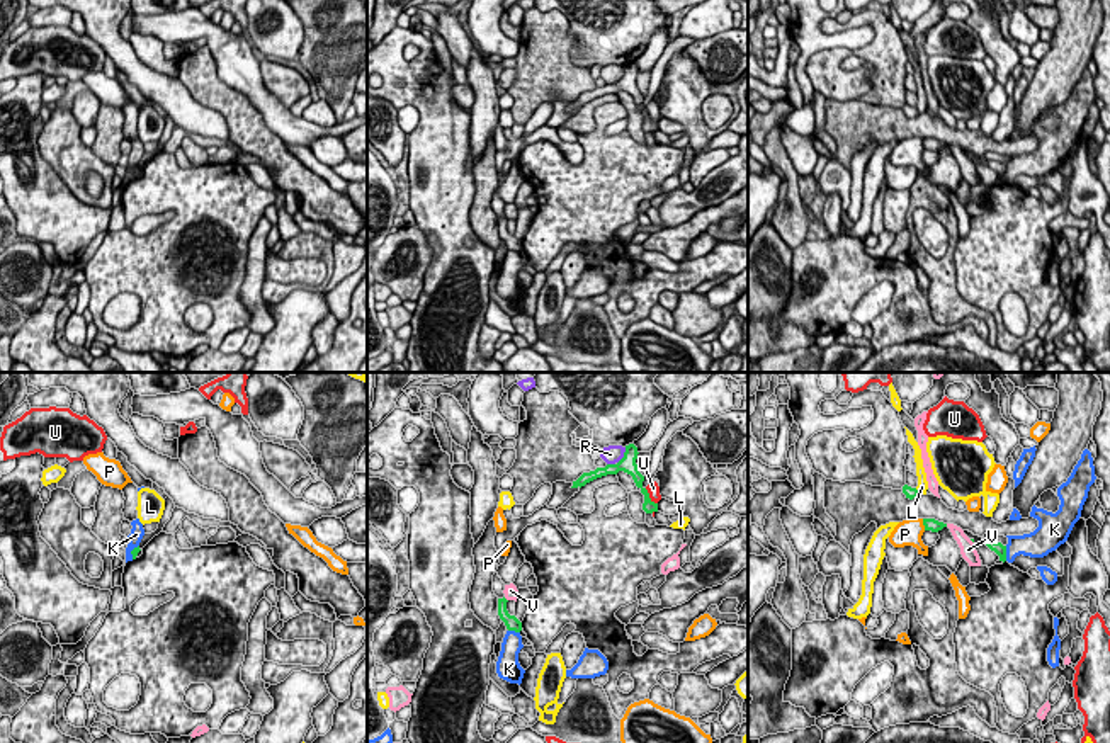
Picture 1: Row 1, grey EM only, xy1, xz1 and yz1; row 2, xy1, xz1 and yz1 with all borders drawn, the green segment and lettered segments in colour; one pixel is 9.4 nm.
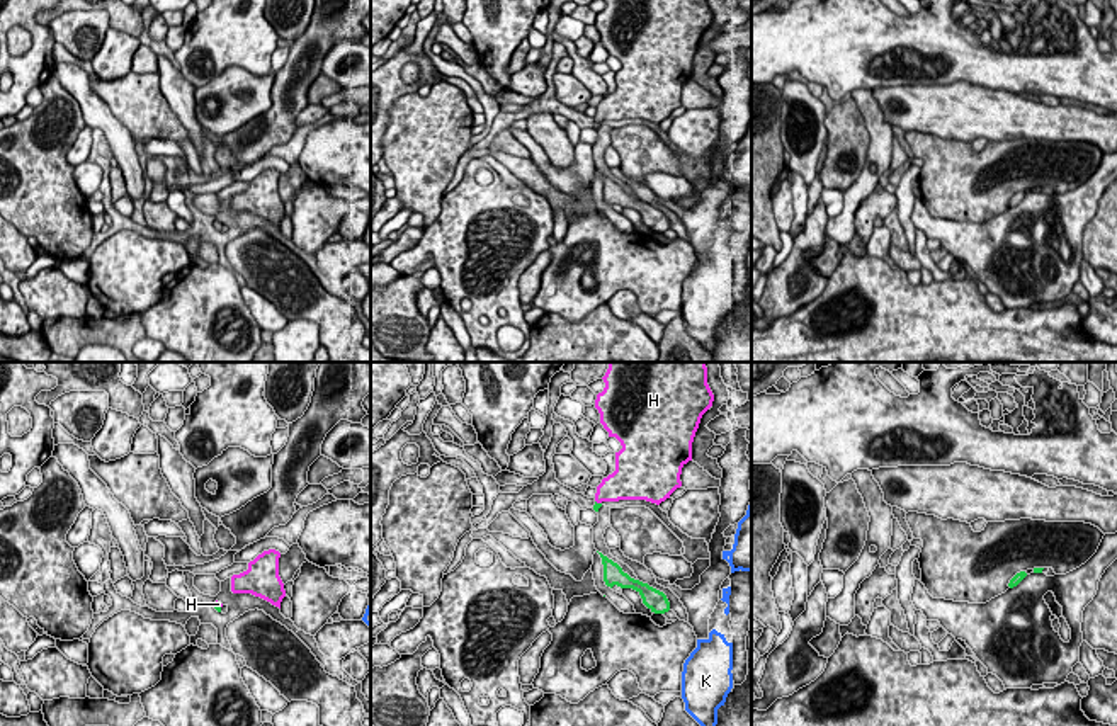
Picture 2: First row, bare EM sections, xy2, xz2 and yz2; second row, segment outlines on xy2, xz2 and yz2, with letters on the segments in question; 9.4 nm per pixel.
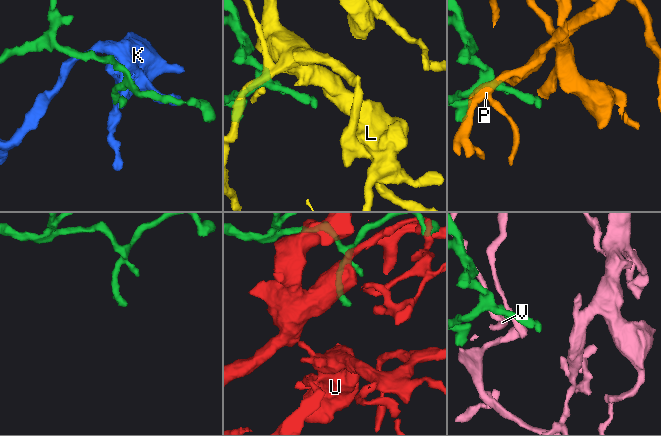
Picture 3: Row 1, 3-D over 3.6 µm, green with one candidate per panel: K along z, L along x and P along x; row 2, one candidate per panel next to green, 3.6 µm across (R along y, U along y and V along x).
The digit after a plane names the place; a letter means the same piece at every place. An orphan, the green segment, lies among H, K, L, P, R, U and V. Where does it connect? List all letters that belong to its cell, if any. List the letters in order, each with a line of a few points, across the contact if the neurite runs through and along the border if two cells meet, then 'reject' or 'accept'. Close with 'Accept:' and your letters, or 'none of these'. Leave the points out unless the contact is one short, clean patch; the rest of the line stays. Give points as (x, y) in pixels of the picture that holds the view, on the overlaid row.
H: line xy2 (215, 606), (216, 606), (218, 604); accept
K: line yz1 (1005, 546), (1007, 560); reject
L: line yz1 (915, 488), (920, 495); reject
P: line yz1 (922, 519), (925, 529); reject
R: line xz1 (626, 448), (617, 463); reject
U: line xz1 (645, 488), (656, 504); reject
V: line xz1 (504, 597), (507, 601); reject
Accept: H

